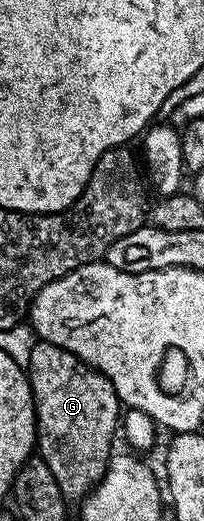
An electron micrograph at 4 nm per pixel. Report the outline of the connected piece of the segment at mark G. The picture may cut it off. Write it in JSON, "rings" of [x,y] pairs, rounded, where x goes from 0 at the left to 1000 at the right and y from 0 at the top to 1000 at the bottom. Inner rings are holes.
{"rings":[[[206,655],[176,656],[176,666],[152,674],[152,712],[142,710],[142,726],[152,729],[152,752],[172,764],[172,810],[181,814],[181,866],[186,871],[230,887],[240,900],[260,900],[260,916],[279,916],[279,931],[299,939],[299,946],[333,960],[402,960],[412,954],[446,948],[466,940],[466,931],[505,921],[505,910],[525,906],[525,889],[539,885],[554,871],[544,848],[559,846],[564,835],[574,843],[574,821],[593,812],[593,775],[574,754],[554,747],[544,733],[515,726],[485,712],[461,712],[451,704],[402,697],[377,683],[338,678],[319,670],[299,670],[255,658]]]}

